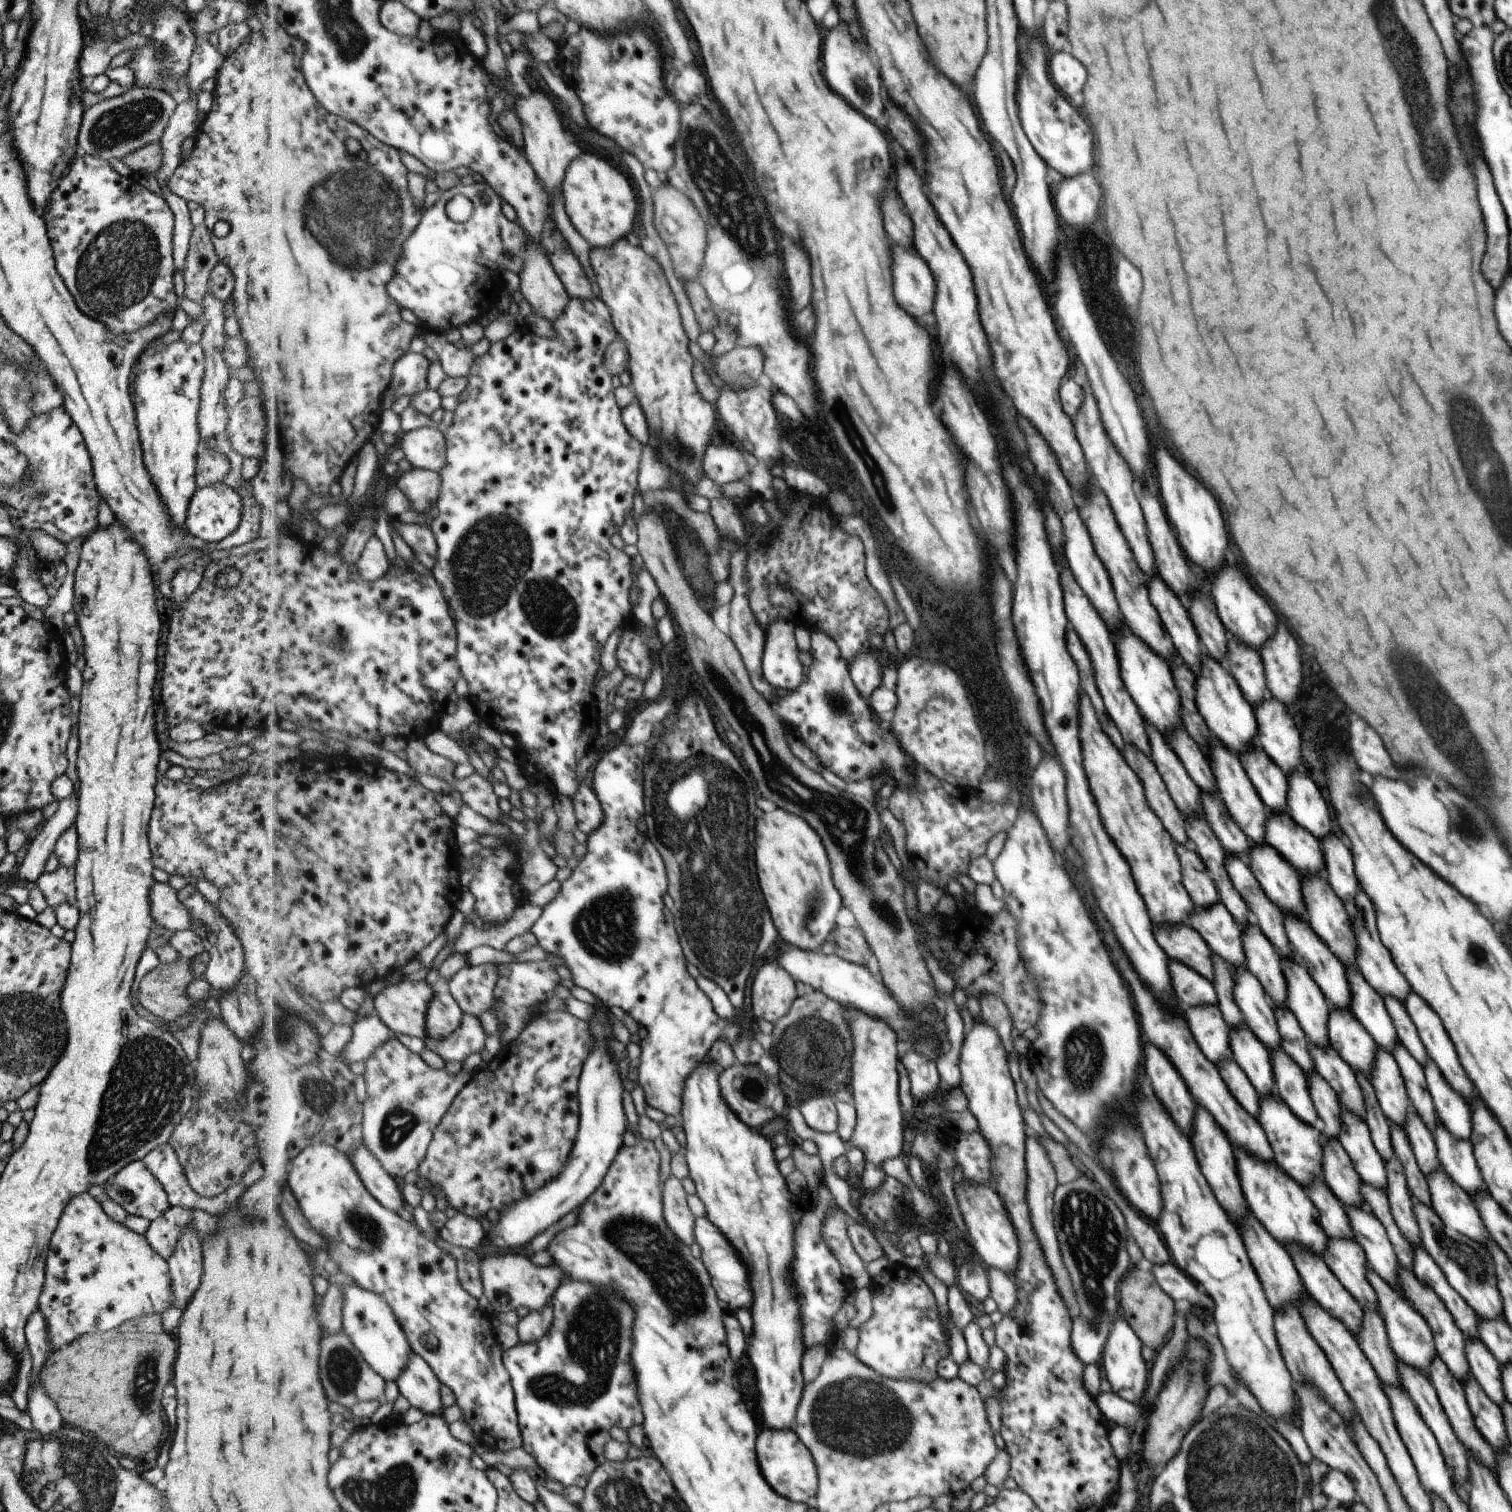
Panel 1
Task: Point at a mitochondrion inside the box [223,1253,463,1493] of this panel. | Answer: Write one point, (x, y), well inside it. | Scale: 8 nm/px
(343, 1372)

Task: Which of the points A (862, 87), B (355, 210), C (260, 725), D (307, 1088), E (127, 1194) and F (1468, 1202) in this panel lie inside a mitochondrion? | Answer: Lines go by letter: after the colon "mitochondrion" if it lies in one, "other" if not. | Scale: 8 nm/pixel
A: mitochondrion
B: mitochondrion
C: other
D: mitochondrion
E: mitochondrion
F: other

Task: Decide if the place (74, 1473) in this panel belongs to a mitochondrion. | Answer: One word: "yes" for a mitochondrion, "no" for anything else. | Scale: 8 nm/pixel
yes

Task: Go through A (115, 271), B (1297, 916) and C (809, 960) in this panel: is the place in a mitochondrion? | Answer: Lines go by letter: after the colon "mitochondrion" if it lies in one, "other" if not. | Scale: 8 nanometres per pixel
A: mitochondrion
B: other
C: other

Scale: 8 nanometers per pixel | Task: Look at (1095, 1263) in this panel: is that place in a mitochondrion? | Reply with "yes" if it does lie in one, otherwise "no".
yes

